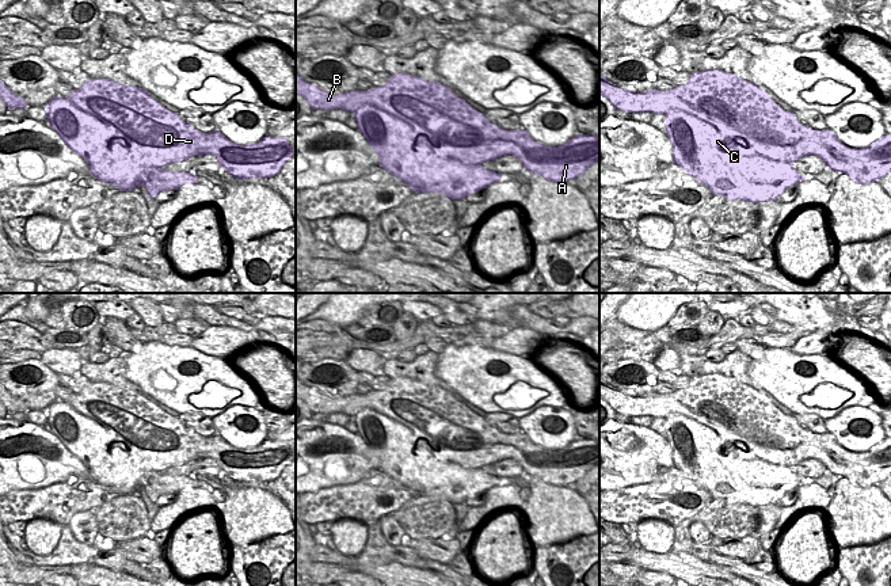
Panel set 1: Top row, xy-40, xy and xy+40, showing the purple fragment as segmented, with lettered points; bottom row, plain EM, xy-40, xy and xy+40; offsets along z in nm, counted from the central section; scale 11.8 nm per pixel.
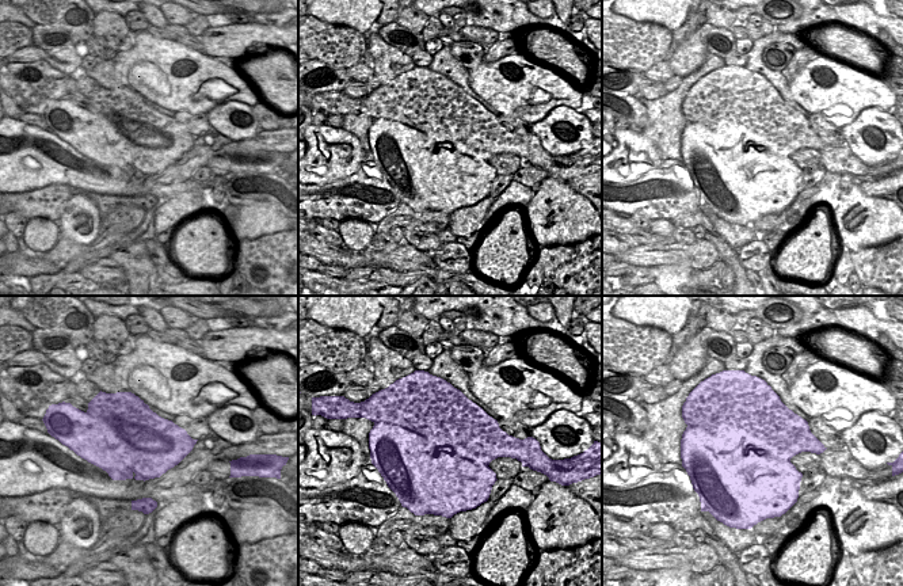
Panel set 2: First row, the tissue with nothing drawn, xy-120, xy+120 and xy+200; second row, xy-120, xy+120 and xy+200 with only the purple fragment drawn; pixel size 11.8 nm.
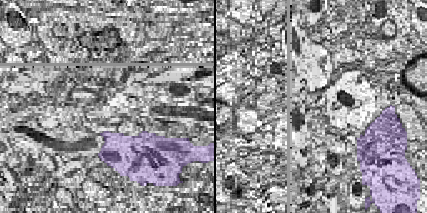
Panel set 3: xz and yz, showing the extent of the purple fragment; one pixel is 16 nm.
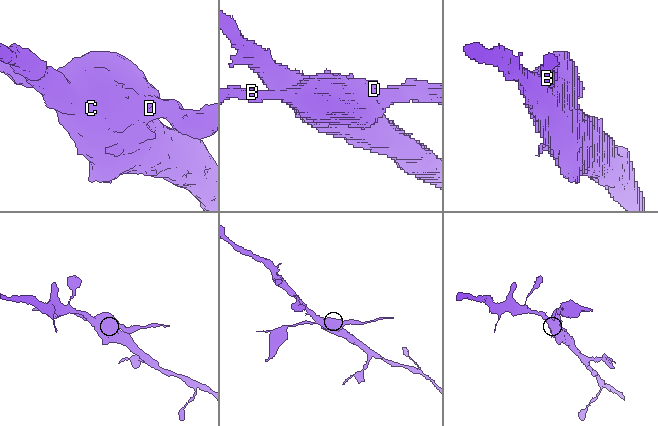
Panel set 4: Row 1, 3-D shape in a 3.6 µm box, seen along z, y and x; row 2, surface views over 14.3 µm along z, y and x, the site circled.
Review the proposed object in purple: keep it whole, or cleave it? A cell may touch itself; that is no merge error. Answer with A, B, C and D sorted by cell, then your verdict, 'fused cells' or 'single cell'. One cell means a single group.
A B D / C; fused cells

